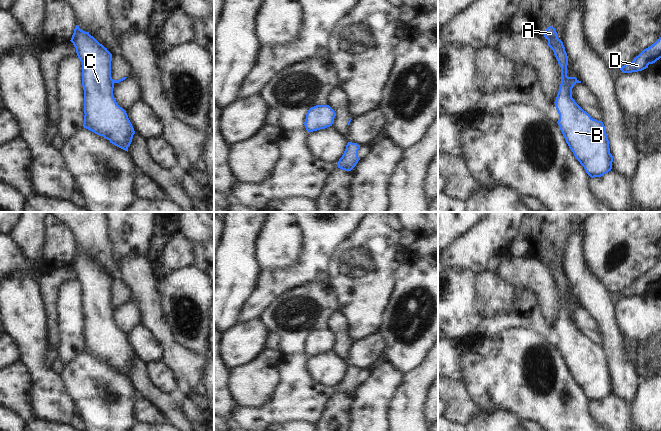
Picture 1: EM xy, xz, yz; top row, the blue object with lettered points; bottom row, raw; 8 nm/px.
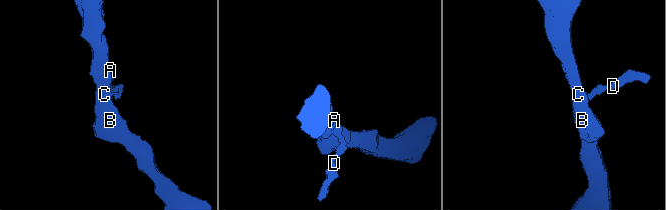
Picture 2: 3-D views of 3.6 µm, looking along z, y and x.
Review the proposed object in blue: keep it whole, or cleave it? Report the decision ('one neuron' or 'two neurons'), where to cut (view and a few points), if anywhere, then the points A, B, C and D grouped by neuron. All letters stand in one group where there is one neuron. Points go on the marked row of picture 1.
two neurons; cut in yz along (562, 66), (562, 78), (571, 79), (576, 82); A B C / D

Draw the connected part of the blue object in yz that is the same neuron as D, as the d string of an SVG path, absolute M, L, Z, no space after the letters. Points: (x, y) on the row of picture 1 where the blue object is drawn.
M661 37L650 47L644 49L632 62L620 68L623 73L642 71L648 68L649 64L655 63L661 58Z

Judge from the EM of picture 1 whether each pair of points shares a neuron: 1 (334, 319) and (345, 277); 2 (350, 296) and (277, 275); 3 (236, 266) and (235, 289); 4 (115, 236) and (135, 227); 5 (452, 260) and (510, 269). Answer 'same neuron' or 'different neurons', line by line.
1: different neurons
2: different neurons
3: same neuron
4: same neuron
5: different neurons

